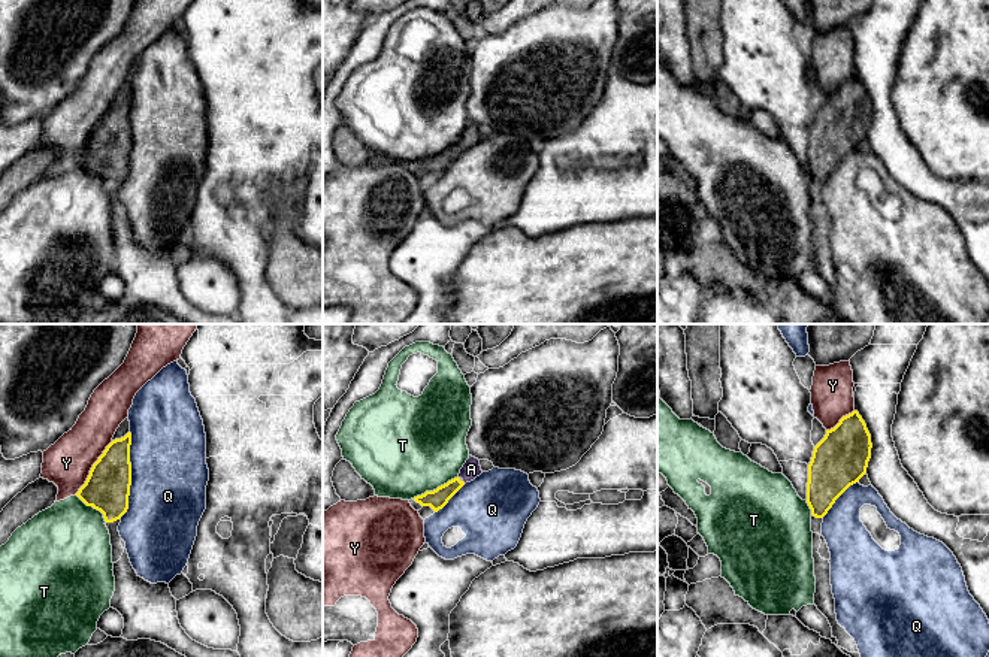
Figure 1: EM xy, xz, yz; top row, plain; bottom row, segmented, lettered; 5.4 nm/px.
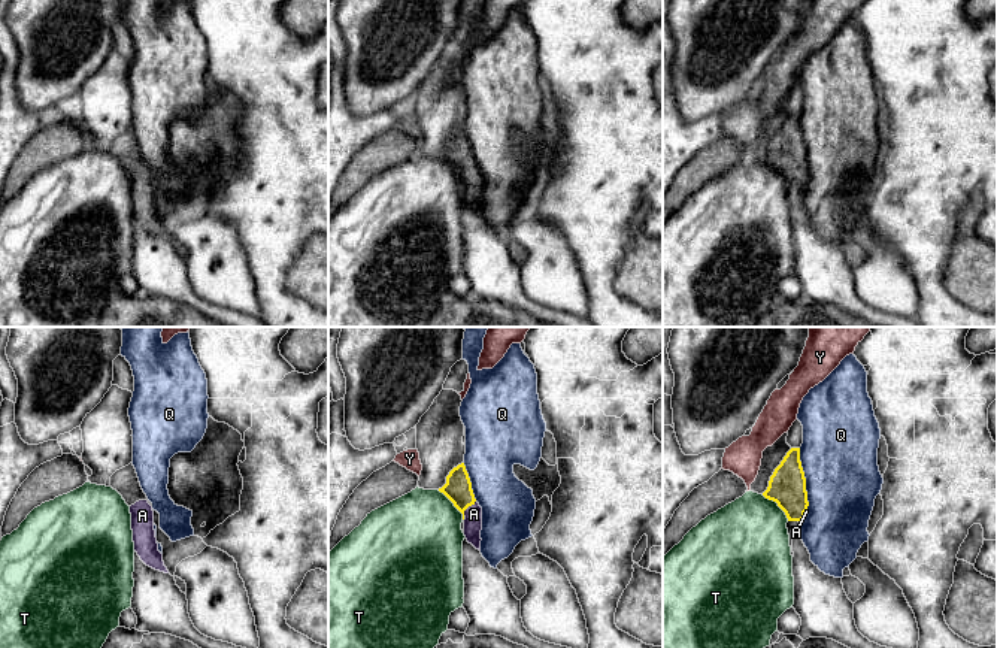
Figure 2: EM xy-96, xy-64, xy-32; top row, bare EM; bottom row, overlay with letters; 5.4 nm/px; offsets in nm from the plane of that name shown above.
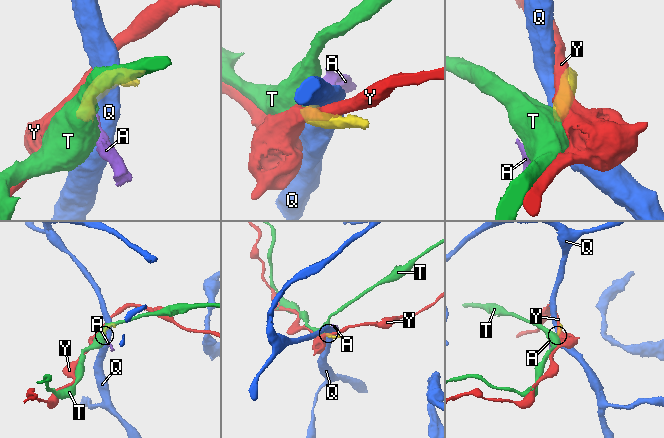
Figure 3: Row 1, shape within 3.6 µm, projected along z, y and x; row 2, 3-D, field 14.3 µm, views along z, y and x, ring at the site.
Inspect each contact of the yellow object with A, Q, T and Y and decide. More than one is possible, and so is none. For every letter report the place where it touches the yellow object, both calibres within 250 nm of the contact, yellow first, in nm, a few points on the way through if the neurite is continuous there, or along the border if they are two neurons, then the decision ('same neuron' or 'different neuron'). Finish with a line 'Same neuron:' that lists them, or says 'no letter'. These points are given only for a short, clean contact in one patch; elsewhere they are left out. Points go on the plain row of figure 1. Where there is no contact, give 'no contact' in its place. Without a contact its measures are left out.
A: no contact; same neuron
Q: meets yellow in xy at (130, 141); 240 nm thick on the yellow side, 420 nm on the other; different neuron
T: meets yellow in xz at (436, 154); 110 nm thick on the yellow side, 480 nm on the other; border along xz (457, 141), (413, 163); different neuron
Y: meets yellow in xy at (91, 133); 240 nm thick on the yellow side, 260 nm on the other; different neuron
Same neuron: A

